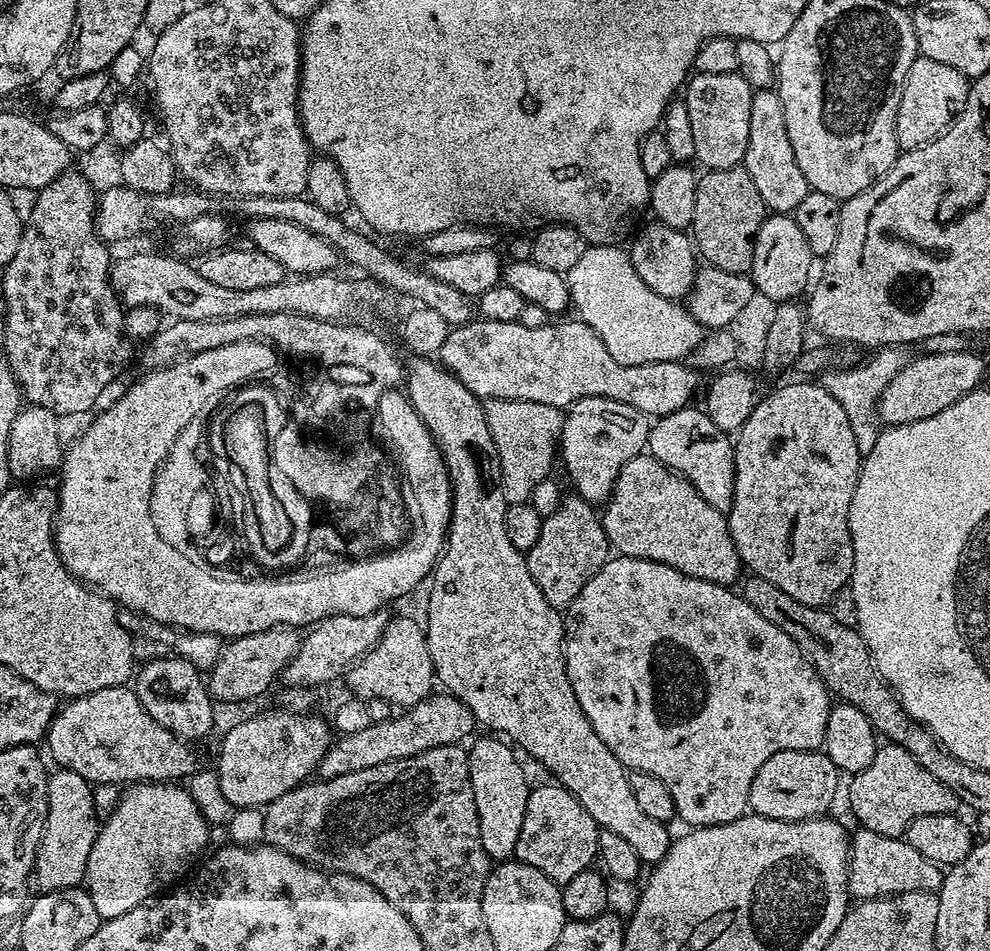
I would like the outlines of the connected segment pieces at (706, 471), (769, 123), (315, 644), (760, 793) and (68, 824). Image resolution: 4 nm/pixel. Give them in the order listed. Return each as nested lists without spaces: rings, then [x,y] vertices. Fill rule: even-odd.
[[[689,406],[659,417],[651,425],[646,448],[658,462],[686,477],[714,510],[727,514],[732,509],[736,473],[734,440],[729,433],[718,430],[699,407]]]
[[[756,90],[752,93],[750,142],[746,142],[742,167],[750,174],[758,194],[762,194],[762,202],[769,213],[795,213],[798,202],[802,202],[810,190],[802,170],[798,170],[798,158],[794,158],[790,134],[786,134],[786,114],[782,110],[779,91]]]
[[[381,610],[372,612],[369,616],[338,614],[311,625],[300,641],[300,649],[284,667],[282,680],[285,680],[285,685],[288,688],[299,688],[313,686],[312,684],[324,684],[327,680],[334,679],[335,676],[343,677],[369,648],[377,644],[384,634],[384,628],[389,619],[389,613]]]
[[[782,750],[758,766],[748,791],[748,806],[755,815],[775,820],[813,820],[829,811],[839,778],[838,769],[823,750]]]
[[[60,768],[51,773],[48,781],[48,821],[40,839],[40,849],[36,855],[35,883],[44,890],[58,888],[78,888],[85,883],[86,866],[90,858],[90,850],[96,841],[98,819],[96,820],[96,800],[92,797],[93,785],[89,784],[82,774],[69,768]]]

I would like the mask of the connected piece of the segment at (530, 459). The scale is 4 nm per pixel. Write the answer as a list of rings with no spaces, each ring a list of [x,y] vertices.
[[[489,400],[484,404],[486,422],[490,426],[490,434],[494,434],[494,446],[498,446],[498,462],[502,466],[502,478],[504,479],[504,493],[508,504],[522,504],[531,501],[534,486],[538,482],[549,479],[552,463],[558,460],[558,445],[560,442],[560,431],[564,428],[565,413],[554,406],[542,406],[542,402],[526,402],[525,400]]]

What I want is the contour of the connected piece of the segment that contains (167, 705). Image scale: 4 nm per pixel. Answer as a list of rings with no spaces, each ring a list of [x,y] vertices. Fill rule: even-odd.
[[[155,656],[153,660],[143,661],[134,676],[134,691],[146,714],[150,714],[158,726],[166,726],[166,730],[181,740],[197,742],[211,734],[214,701],[201,669],[186,658]]]

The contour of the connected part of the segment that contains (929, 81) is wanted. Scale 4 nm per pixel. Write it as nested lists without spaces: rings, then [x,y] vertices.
[[[917,55],[916,61],[906,70],[902,98],[896,115],[896,143],[901,149],[921,148],[934,142],[956,121],[968,101],[969,77],[958,74],[943,62]]]

